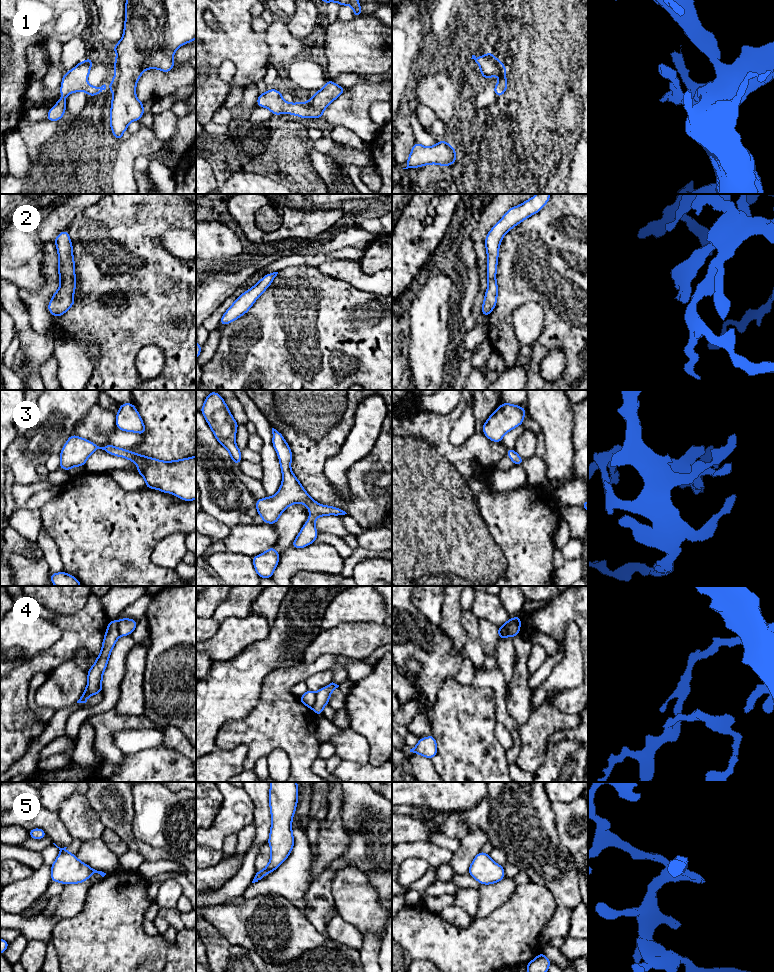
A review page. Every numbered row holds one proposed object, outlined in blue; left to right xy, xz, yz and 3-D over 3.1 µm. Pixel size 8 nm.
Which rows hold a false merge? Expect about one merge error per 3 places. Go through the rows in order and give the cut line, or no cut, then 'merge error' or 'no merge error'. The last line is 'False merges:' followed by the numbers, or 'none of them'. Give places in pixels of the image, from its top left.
1: no cut; no merge error
2: no cut; no merge error
3: no cut; no merge error
4: cut in xz along (316, 692), (316, 700), (311, 708); merge error
5: cut in xy along (60, 851), (69, 853); merge error
False merges: 4, 5

